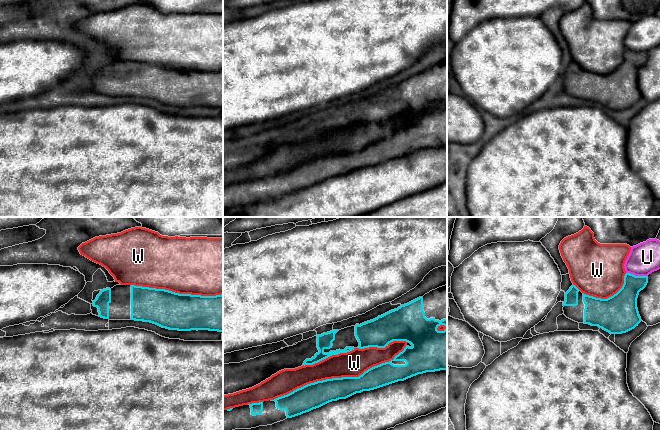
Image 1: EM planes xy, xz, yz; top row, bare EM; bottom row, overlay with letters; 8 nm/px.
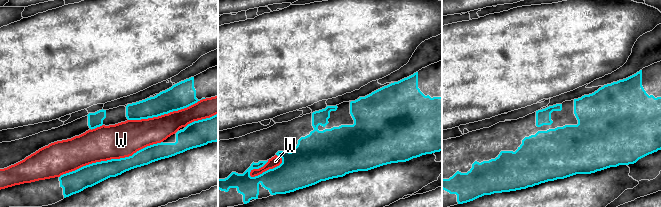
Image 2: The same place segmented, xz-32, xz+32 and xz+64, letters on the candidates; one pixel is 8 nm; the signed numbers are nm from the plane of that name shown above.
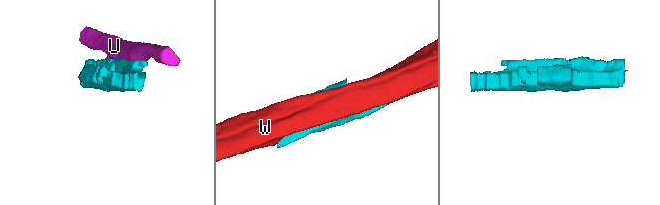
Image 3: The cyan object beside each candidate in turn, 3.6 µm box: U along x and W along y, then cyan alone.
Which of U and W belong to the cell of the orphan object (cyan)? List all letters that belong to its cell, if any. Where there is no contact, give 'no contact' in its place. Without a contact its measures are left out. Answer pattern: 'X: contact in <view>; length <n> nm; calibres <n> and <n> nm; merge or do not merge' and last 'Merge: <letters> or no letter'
U: contact in yz; length 170 nm; calibres 220 and 260 nm; do not merge
W: contact in xz; length 1150 nm; calibres 200 and 200 nm; do not merge
Merge: no letter

